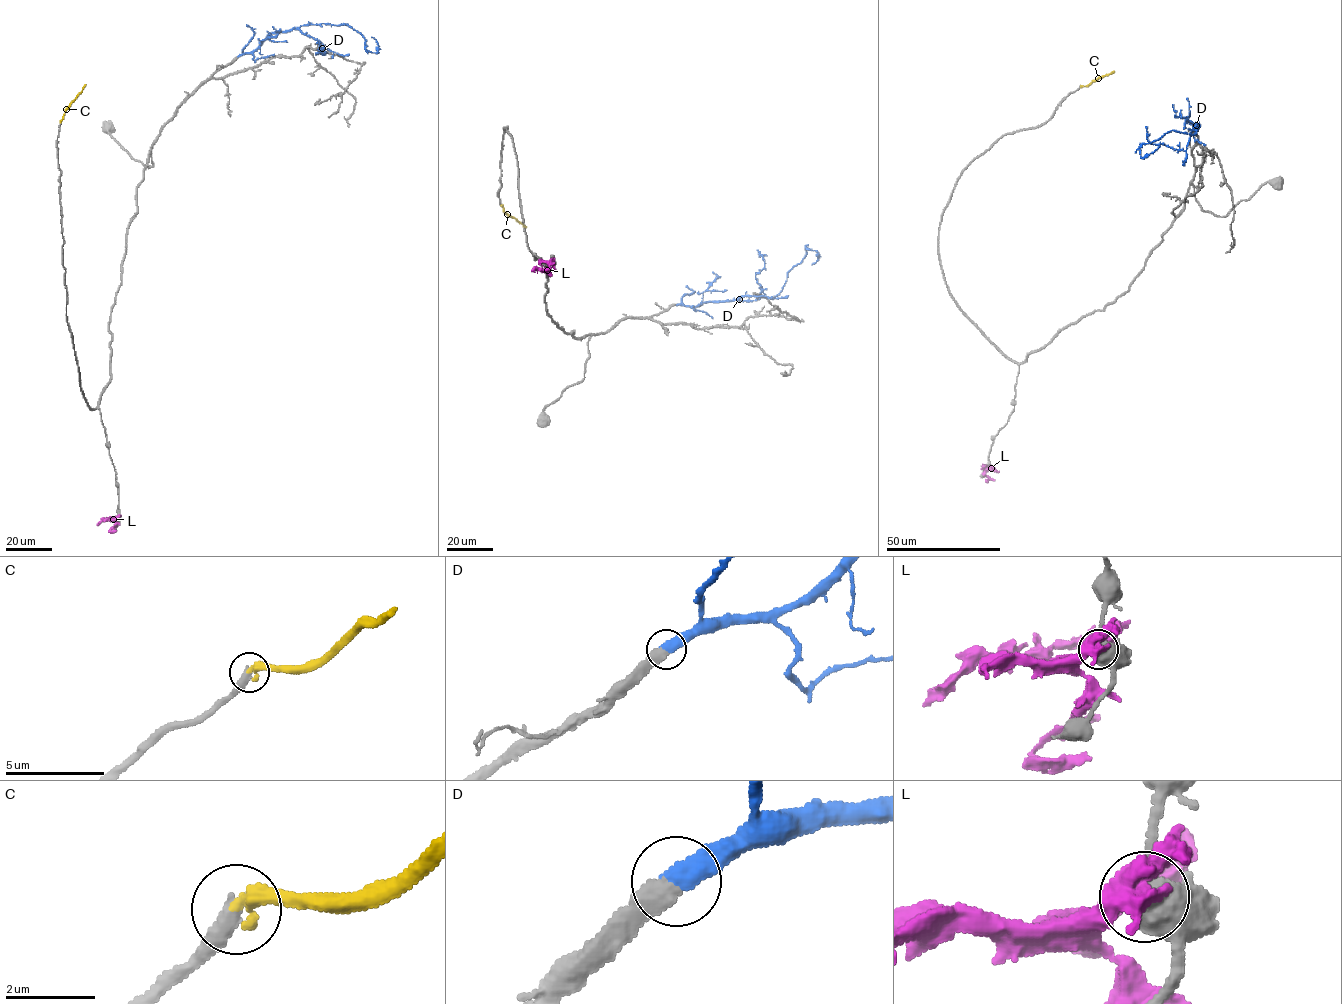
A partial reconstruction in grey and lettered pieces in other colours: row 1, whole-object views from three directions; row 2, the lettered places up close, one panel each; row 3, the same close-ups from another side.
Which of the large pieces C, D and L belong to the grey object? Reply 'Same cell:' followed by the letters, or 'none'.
Same cell: D

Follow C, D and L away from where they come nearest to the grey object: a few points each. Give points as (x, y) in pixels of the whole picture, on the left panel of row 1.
C: (60, 122), (86, 85)
D: (238, 56), (253, 51), (271, 33), (303, 25), (346, 24), (363, 37), (365, 49), (377, 52), (371, 36)
L: (117, 518), (105, 519), (117, 516)

